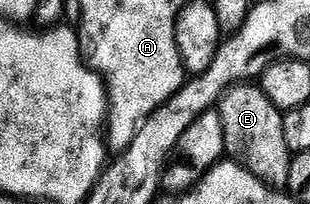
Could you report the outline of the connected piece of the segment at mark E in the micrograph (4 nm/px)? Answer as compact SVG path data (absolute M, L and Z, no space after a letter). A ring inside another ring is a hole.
M237 83L227 89L220 98L218 112L222 119L224 151L229 158L239 161L273 187L287 186L292 158L294 156L286 143L284 113L256 83Z

